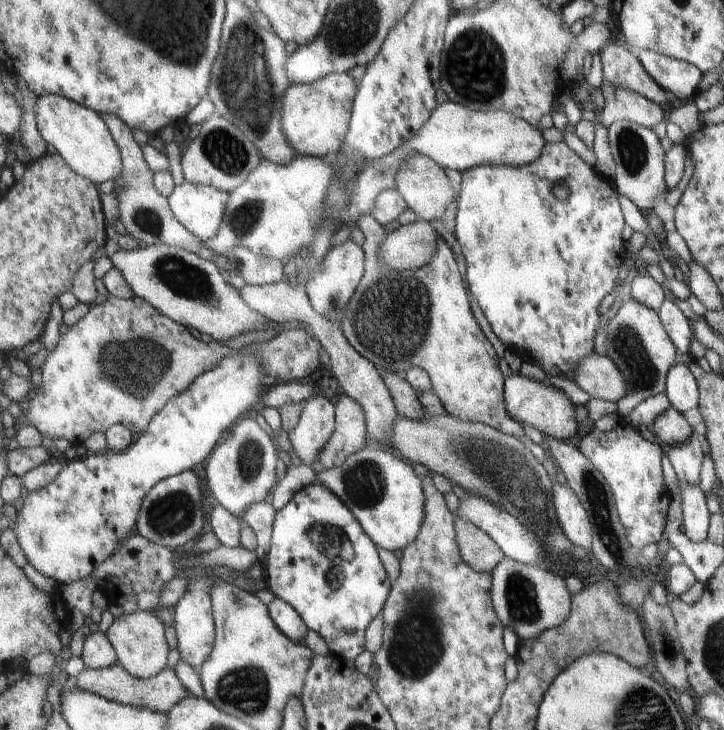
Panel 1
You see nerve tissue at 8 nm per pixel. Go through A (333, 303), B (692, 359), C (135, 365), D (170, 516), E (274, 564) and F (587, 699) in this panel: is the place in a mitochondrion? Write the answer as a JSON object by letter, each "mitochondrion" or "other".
{"A":"mitochondrion","B":"other","C":"mitochondrion","D":"mitochondrion","E":"other","F":"other"}

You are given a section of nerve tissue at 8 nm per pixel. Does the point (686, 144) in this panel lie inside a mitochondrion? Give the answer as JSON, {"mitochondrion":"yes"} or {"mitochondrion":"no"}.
{"mitochondrion":"no"}

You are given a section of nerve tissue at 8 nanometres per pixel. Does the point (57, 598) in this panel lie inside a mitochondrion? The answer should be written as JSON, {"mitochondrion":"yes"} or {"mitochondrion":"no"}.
{"mitochondrion":"no"}

